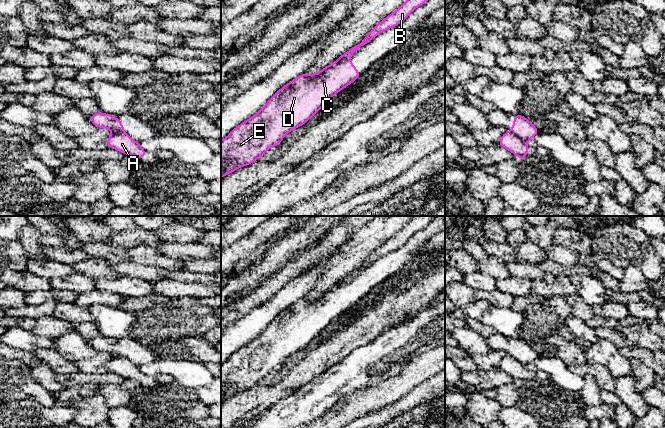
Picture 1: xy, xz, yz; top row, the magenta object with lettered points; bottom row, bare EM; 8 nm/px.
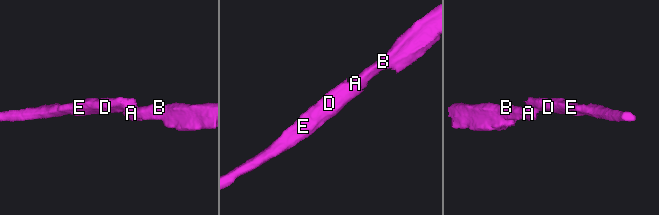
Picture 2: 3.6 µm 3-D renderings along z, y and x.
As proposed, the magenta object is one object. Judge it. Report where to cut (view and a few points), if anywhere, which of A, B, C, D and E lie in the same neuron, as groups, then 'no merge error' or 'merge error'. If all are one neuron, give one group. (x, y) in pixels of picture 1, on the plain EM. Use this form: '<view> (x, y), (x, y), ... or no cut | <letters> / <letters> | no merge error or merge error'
yz (511, 355), (525, 365) | A B / C D E | merge error

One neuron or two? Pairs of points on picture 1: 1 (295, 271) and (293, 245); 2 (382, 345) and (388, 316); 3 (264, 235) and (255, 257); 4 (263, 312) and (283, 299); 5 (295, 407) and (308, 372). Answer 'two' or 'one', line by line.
1: two
2: two
3: two
4: one
5: two

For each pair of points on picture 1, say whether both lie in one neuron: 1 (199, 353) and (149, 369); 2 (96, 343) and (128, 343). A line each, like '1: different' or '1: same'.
1: different
2: same

